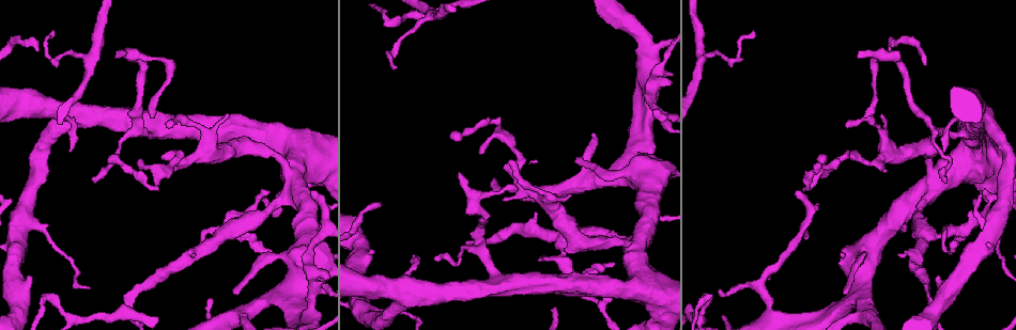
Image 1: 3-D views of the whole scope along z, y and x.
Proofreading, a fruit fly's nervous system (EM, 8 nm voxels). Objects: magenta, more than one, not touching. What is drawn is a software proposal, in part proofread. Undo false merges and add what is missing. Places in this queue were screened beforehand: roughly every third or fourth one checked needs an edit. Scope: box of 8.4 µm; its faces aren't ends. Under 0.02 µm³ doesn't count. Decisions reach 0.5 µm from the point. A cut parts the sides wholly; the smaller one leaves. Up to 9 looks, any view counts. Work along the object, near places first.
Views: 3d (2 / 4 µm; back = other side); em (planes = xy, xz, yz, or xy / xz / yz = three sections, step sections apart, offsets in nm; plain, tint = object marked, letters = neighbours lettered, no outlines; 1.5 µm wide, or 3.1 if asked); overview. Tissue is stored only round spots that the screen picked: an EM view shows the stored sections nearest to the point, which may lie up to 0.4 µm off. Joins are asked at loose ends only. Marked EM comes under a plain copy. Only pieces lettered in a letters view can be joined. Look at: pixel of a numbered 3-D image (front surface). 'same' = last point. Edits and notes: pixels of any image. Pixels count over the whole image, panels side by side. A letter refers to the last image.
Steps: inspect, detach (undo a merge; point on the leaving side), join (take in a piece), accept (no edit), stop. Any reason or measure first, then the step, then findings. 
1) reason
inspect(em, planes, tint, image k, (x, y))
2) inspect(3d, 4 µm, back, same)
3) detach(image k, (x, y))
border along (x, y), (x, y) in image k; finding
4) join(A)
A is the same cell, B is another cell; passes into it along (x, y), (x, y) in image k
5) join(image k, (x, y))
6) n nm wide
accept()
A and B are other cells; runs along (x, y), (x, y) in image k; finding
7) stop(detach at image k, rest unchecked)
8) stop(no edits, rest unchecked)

three-way junction
inspect(em, xy, step 4, tint, image 1, (563, 237))

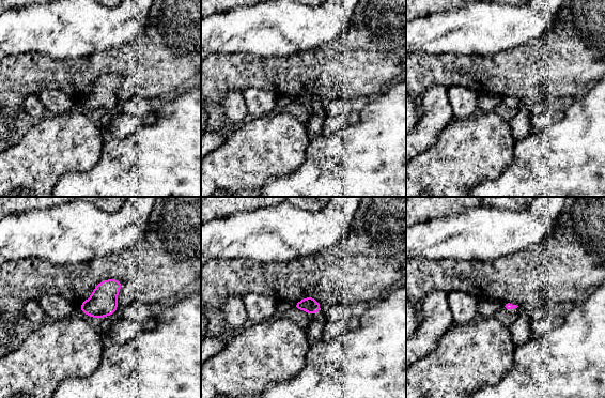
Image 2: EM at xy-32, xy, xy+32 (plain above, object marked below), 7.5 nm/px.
another direction
inspect(em, planes, letters, same)

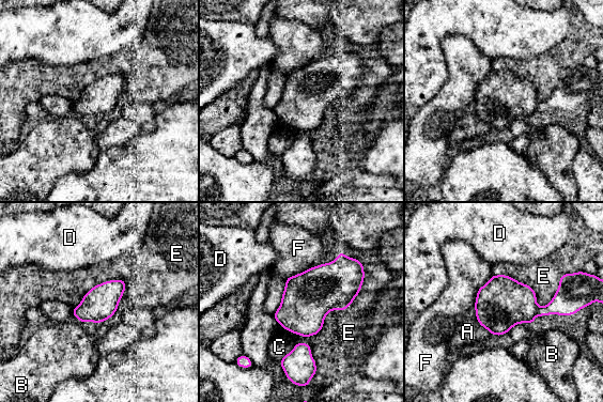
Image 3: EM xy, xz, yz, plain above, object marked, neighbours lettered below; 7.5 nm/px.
detach(image 3, (568, 299))
A, B, C, D, E and F are other cells; border along (539, 307), (536, 314) in image 3; two neurons meet here

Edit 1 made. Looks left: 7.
inspect(overview)

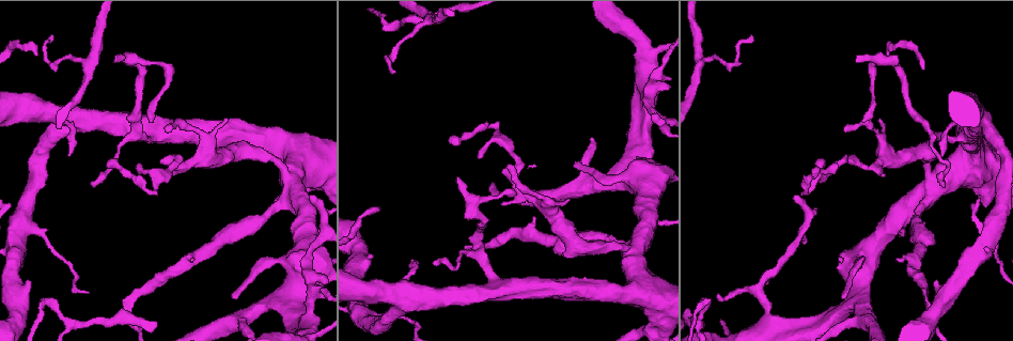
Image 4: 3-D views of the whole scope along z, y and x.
abrupt turn
inspect(em, xz, step 8, tint, image 4, (149, 193))

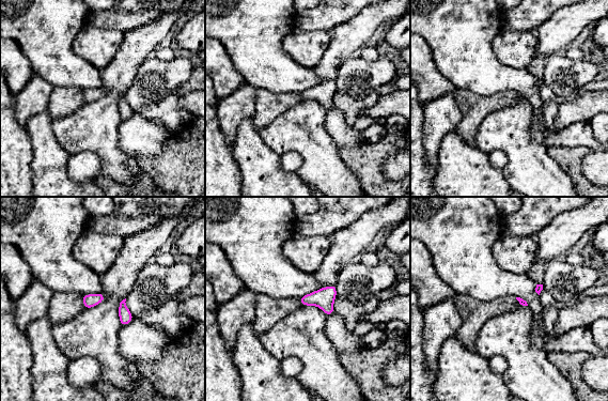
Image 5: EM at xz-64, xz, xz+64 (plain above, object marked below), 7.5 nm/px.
inspect(em, planes, letters, same)

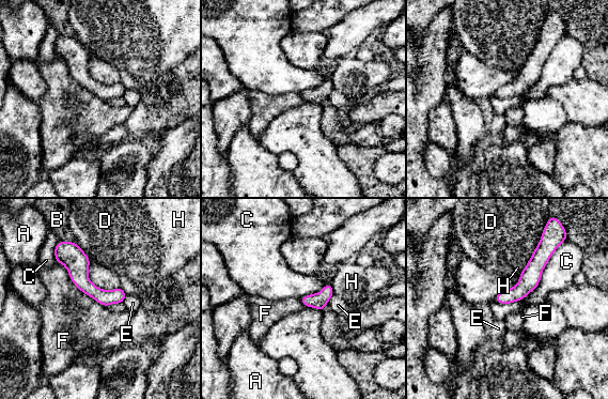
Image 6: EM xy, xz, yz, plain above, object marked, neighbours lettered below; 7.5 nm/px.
accept()
A, B, C, D, E, F and H are other cells; all the same neuron

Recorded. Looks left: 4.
stop(detach at image 3, rest unchecked)

